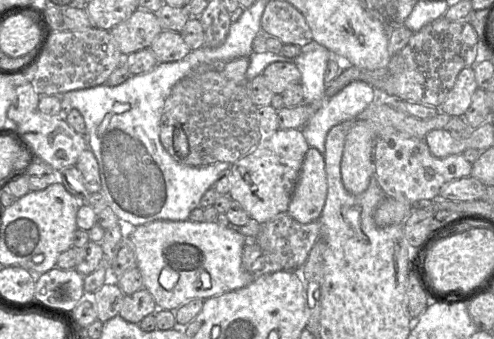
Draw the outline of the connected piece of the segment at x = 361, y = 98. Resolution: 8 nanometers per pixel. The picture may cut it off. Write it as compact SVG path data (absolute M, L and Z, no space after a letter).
M353 81L333 96L325 98L301 128L309 147L324 154L328 131L335 125L356 118L378 97L376 90L363 81Z

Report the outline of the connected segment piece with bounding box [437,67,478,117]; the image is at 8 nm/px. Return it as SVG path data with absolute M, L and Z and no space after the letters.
M473 67L465 68L458 74L445 101L437 108L441 113L451 117L462 117L469 108L477 89Z

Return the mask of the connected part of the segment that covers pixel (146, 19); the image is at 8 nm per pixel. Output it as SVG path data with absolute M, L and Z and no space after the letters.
M139 9L109 30L124 55L148 48L162 31L155 13Z

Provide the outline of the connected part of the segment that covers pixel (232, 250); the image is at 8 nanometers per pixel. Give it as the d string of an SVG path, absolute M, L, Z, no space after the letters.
M155 220L136 226L127 242L133 246L137 268L143 277L143 288L153 296L158 309L177 310L192 299L208 299L226 292L238 290L250 284L256 277L246 272L242 266L242 252L246 236L230 226L217 222L193 222Z

